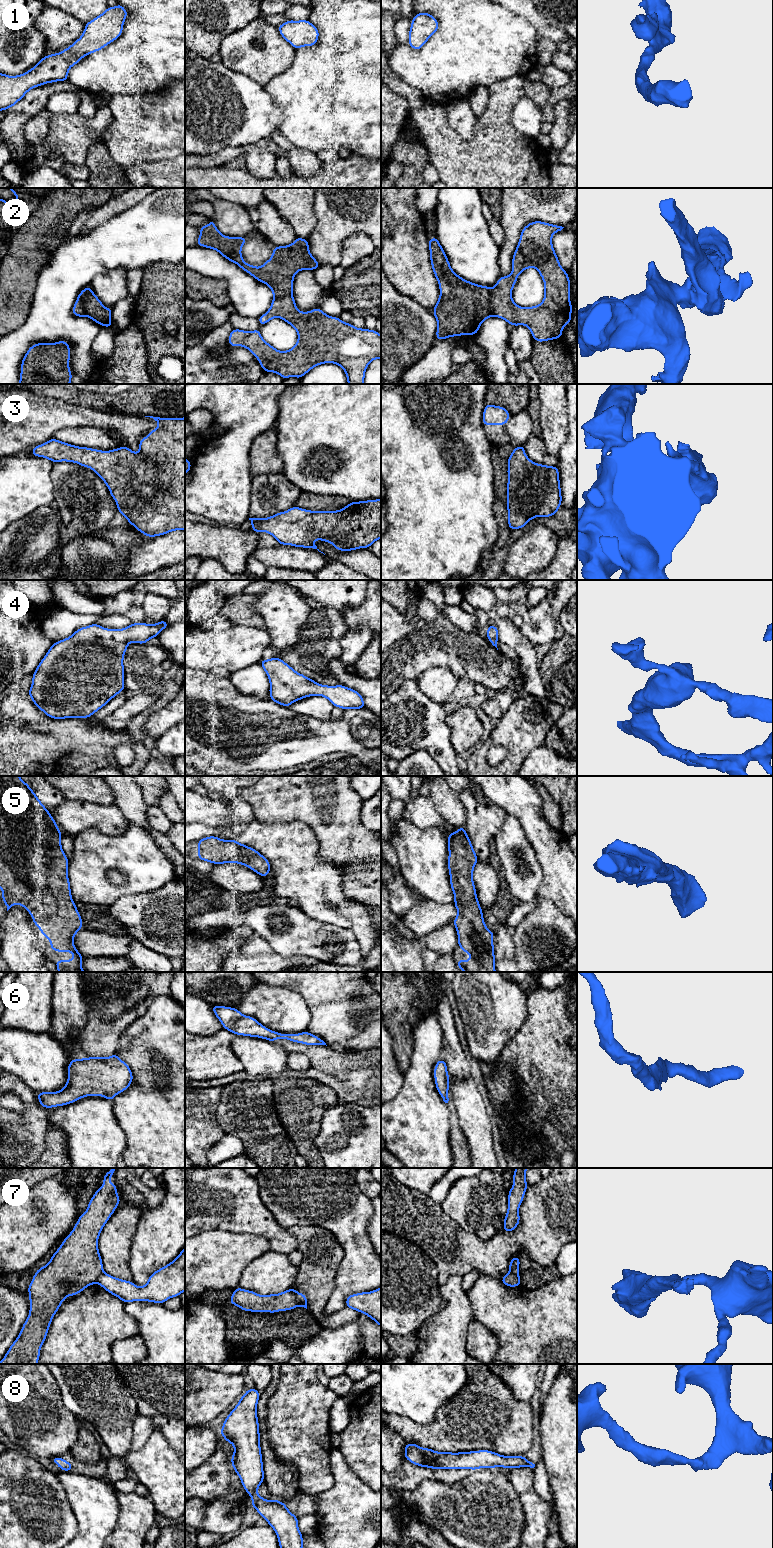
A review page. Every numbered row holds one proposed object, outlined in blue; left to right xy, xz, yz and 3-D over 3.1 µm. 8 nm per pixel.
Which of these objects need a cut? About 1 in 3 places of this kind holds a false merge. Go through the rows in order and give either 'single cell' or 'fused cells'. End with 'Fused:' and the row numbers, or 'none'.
1: single cell
2: fused cells
3: single cell
4: single cell
5: single cell
6: single cell
7: fused cells
8: single cell
Fused: 2, 7

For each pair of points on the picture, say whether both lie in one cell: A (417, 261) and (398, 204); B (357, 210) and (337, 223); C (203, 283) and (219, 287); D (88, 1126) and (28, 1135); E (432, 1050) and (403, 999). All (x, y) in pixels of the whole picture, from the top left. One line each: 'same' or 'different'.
A: same
B: same
C: same
D: different
E: different

